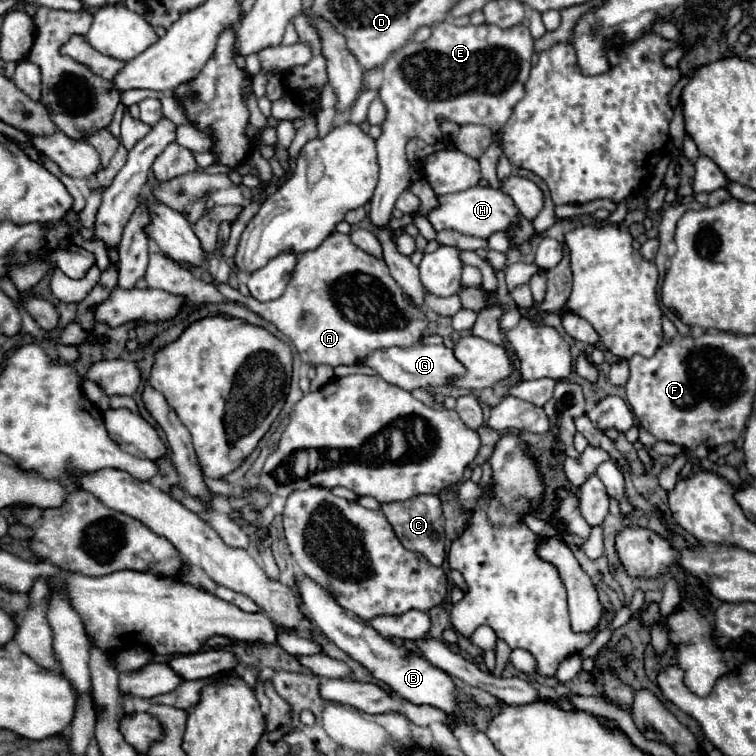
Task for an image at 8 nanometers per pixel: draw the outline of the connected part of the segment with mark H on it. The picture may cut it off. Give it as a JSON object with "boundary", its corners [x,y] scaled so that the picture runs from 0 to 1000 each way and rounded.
{"boundary":[[[628,246],[628,249],[602,254],[602,257],[578,259],[578,272],[565,283],[567,294],[573,296],[573,302],[578,307],[581,304],[604,304],[610,310],[634,312],[634,315],[647,315],[652,307],[679,302],[684,286],[687,286],[687,280],[684,280],[679,265],[668,254],[652,251],[647,246],[642,246],[642,249]]]}

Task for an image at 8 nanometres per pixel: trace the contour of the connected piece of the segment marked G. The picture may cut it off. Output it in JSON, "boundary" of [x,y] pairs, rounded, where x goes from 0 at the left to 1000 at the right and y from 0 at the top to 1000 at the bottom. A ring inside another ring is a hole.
{"boundary":[[[552,452],[544,460],[512,460],[493,466],[485,471],[485,476],[478,476],[478,481],[493,487],[499,497],[504,497],[509,505],[528,511],[533,516],[549,516],[549,513],[567,513],[567,511],[586,511],[594,505],[597,497],[607,497],[615,492],[615,487],[602,476],[599,463],[589,460],[586,455],[560,455]]]}

